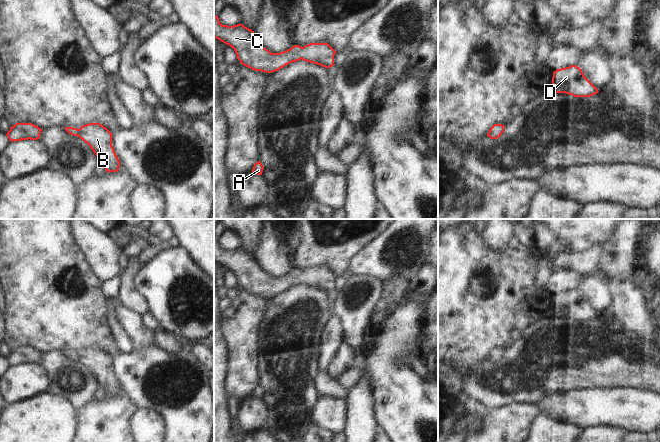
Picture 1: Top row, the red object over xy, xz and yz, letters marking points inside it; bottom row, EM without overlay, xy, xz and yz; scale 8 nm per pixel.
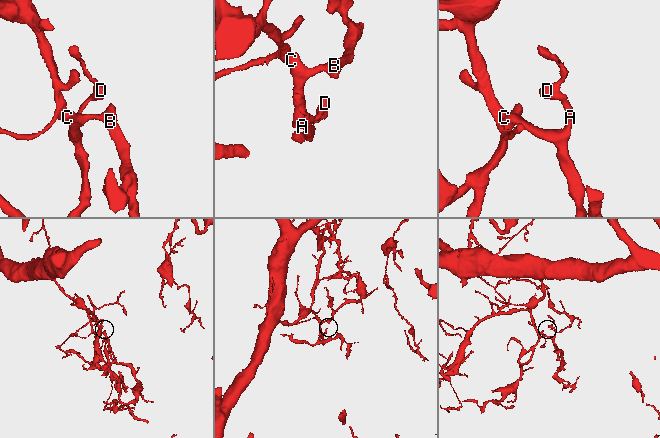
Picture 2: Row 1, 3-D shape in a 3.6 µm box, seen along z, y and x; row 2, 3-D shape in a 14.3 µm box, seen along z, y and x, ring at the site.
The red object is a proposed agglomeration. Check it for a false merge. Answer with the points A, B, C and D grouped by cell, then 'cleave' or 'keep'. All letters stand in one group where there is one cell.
A B C D; keep

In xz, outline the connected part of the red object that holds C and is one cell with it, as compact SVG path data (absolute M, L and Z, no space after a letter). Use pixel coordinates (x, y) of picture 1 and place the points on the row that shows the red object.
M215 15L214 37L232 47L240 63L255 71L272 73L280 70L292 62L296 62L301 59L325 68L330 68L334 65L334 55L336 54L336 51L328 43L310 43L304 47L294 45L286 51L280 53L271 53L258 42L256 36L254 35L254 31L240 23L233 26L222 25L218 16Z

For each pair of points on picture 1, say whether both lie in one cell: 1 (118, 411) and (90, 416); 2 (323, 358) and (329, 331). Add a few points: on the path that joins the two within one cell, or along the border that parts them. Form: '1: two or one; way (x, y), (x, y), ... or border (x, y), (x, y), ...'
1: one; way (111, 415), (97, 416)
2: one; way (327, 351), (329, 338)

